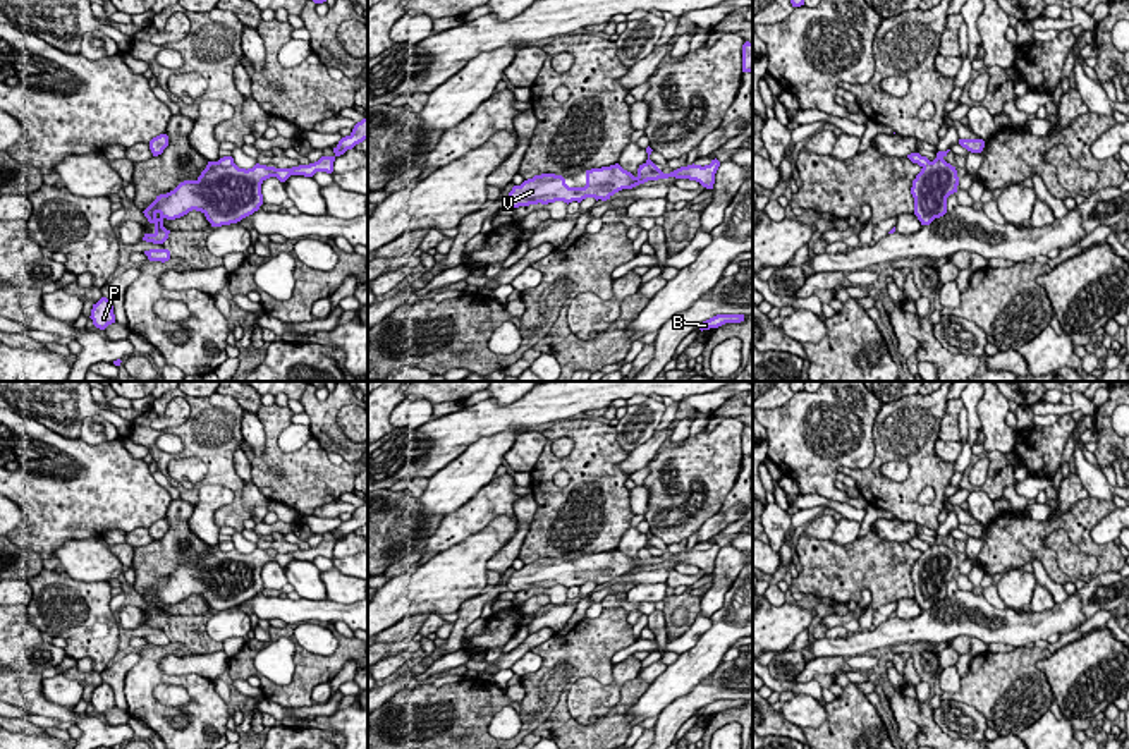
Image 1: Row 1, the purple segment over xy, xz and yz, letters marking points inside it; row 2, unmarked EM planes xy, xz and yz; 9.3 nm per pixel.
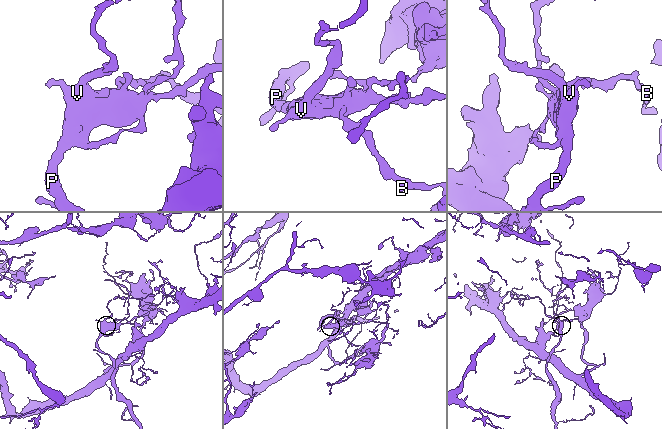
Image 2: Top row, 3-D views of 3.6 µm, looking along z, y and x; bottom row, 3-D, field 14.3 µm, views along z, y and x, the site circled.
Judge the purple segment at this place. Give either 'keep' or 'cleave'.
cleave

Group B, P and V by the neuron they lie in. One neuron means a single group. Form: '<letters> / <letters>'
B / P V

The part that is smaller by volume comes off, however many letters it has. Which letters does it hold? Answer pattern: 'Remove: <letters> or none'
Remove: P, V

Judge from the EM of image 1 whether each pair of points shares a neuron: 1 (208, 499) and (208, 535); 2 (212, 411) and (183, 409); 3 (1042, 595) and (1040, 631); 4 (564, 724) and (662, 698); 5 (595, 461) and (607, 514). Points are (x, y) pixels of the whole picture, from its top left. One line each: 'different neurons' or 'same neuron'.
1: same neuron
2: different neurons
3: different neurons
4: different neurons
5: same neuron

